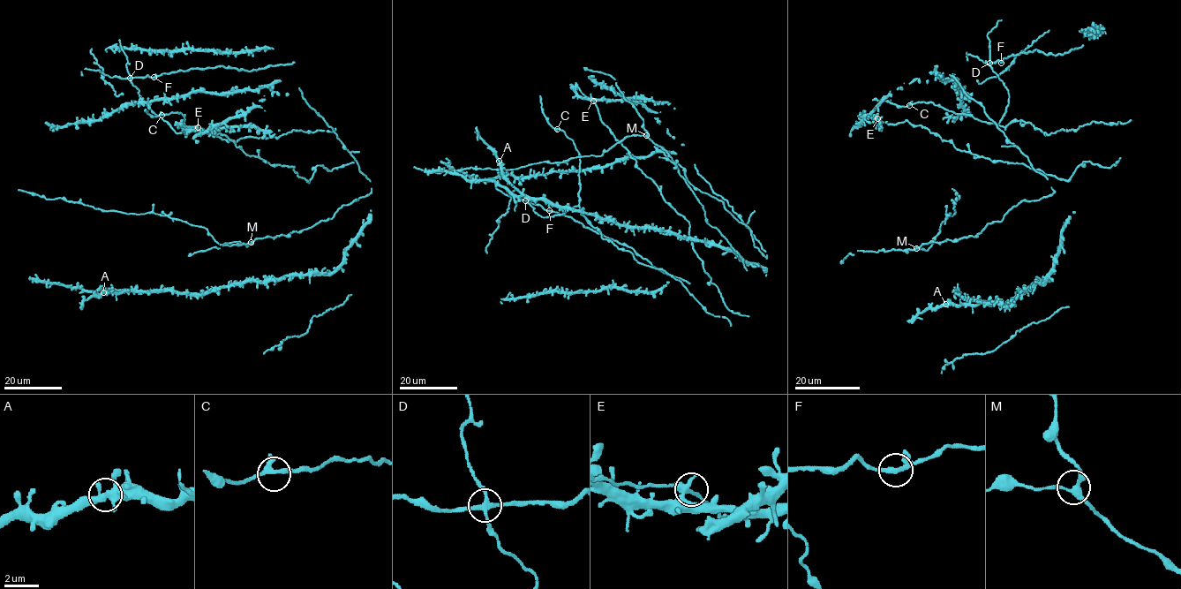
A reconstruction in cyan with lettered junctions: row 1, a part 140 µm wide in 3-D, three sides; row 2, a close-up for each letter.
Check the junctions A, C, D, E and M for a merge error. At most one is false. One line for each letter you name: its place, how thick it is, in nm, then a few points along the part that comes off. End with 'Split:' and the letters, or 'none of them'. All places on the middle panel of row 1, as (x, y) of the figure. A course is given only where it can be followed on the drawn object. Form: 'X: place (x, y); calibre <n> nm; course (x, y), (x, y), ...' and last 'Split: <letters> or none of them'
D: place (525, 200); calibre 240 nm; course (525, 200), (570, 216), (585, 227), (625, 244), (656, 268), (689, 283)
Split: D

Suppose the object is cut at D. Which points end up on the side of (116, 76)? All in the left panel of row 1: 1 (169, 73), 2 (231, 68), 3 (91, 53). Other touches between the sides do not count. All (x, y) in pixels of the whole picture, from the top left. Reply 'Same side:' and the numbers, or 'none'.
Same side: 1, 2

